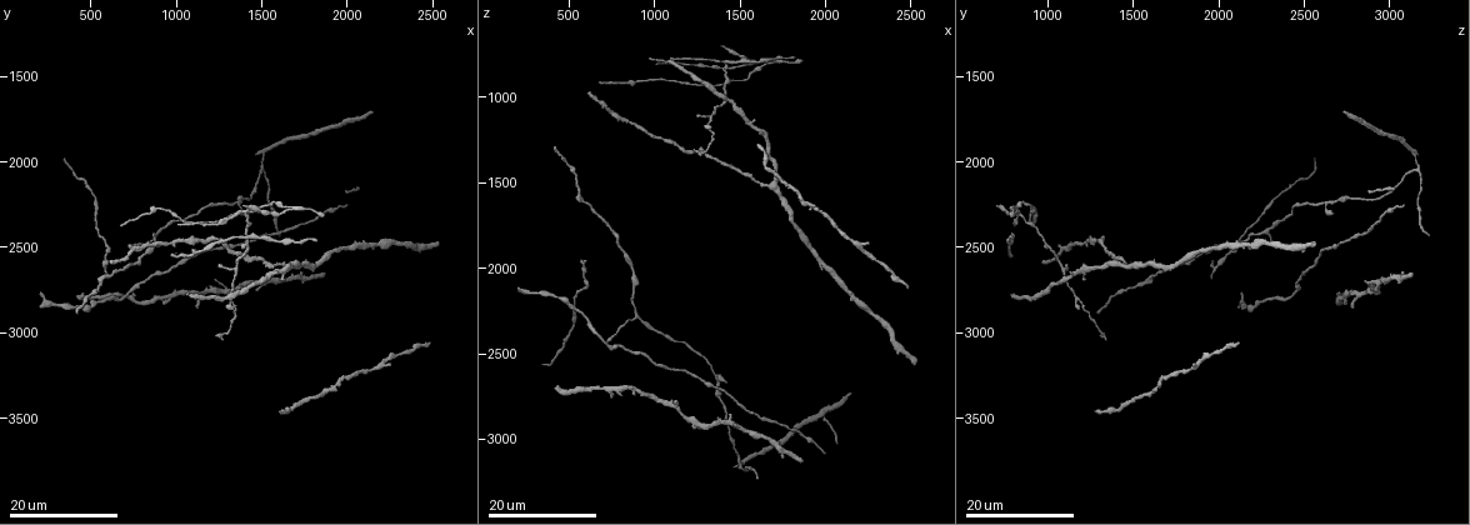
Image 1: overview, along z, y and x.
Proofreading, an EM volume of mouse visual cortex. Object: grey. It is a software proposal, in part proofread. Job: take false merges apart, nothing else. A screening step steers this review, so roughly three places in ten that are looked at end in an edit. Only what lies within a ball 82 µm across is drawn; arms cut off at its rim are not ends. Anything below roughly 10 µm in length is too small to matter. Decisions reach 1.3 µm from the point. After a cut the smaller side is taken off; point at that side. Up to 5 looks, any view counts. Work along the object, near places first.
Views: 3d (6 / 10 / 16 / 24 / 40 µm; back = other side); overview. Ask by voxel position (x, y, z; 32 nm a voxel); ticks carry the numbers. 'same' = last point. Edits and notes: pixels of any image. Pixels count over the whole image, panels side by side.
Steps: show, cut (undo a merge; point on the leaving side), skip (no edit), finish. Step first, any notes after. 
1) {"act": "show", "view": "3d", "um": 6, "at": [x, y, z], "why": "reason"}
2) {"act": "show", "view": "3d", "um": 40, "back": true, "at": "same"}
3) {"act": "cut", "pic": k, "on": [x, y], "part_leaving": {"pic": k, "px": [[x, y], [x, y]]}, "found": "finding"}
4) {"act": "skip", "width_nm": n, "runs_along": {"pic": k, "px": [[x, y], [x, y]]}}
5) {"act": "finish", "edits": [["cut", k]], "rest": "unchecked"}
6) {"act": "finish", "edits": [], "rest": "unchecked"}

{"act": "show", "view": "3d", "um": 24, "at": [580, 2620, 1960], "why": "three-way junction"}

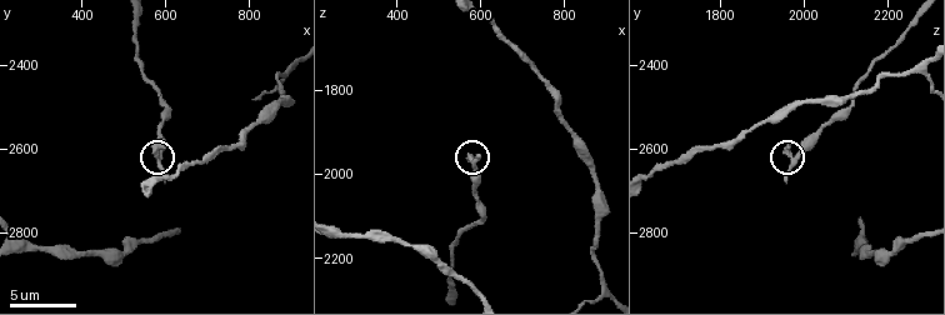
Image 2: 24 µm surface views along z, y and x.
{"act": "show", "view": "3d", "um": 10, "at": [580, 2625, 1965], "why": "zoom in"}

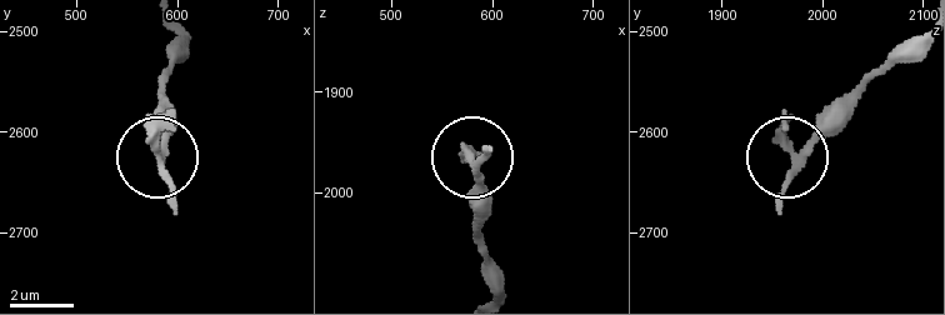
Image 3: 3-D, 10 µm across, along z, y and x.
{"act": "skip", "width_nm": 240, "found": "all the same neuron"}

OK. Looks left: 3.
{"act": "show", "view": "3d", "um": 24, "at": [1380, 2300, 840], "why": "looks like a crossing"}

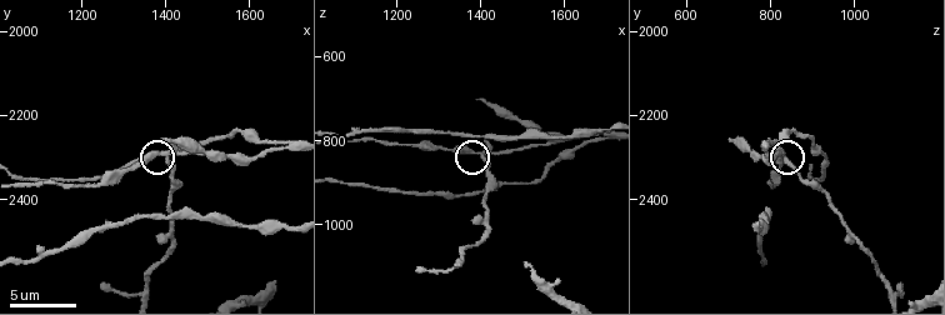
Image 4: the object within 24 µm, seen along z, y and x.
{"act": "show", "view": "3d", "um": 6, "at": [1405, 2290, 825], "why": "zoom in"}

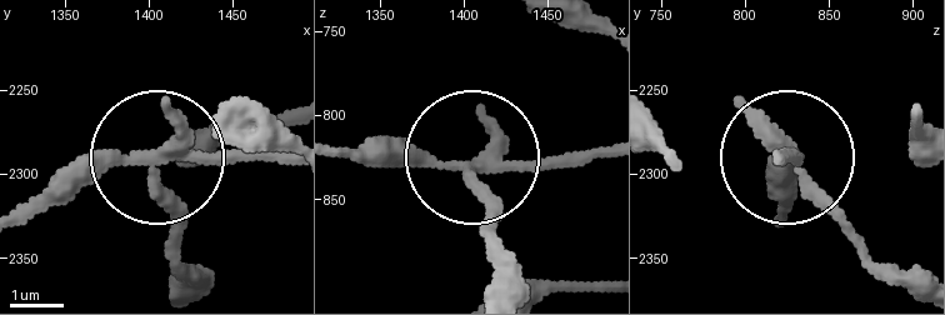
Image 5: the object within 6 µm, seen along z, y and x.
{"act": "cut", "pic": 5, "on": [185, 224], "arms": 4, "part_leaving": {"pic": 5, "px": [[149, 179], [175, 241], [175, 286]]}, "found": "a second neuron is stuck on"}

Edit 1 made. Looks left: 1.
{"act": "finish", "edits": [["cut", 5]], "rest": "unchecked"}

